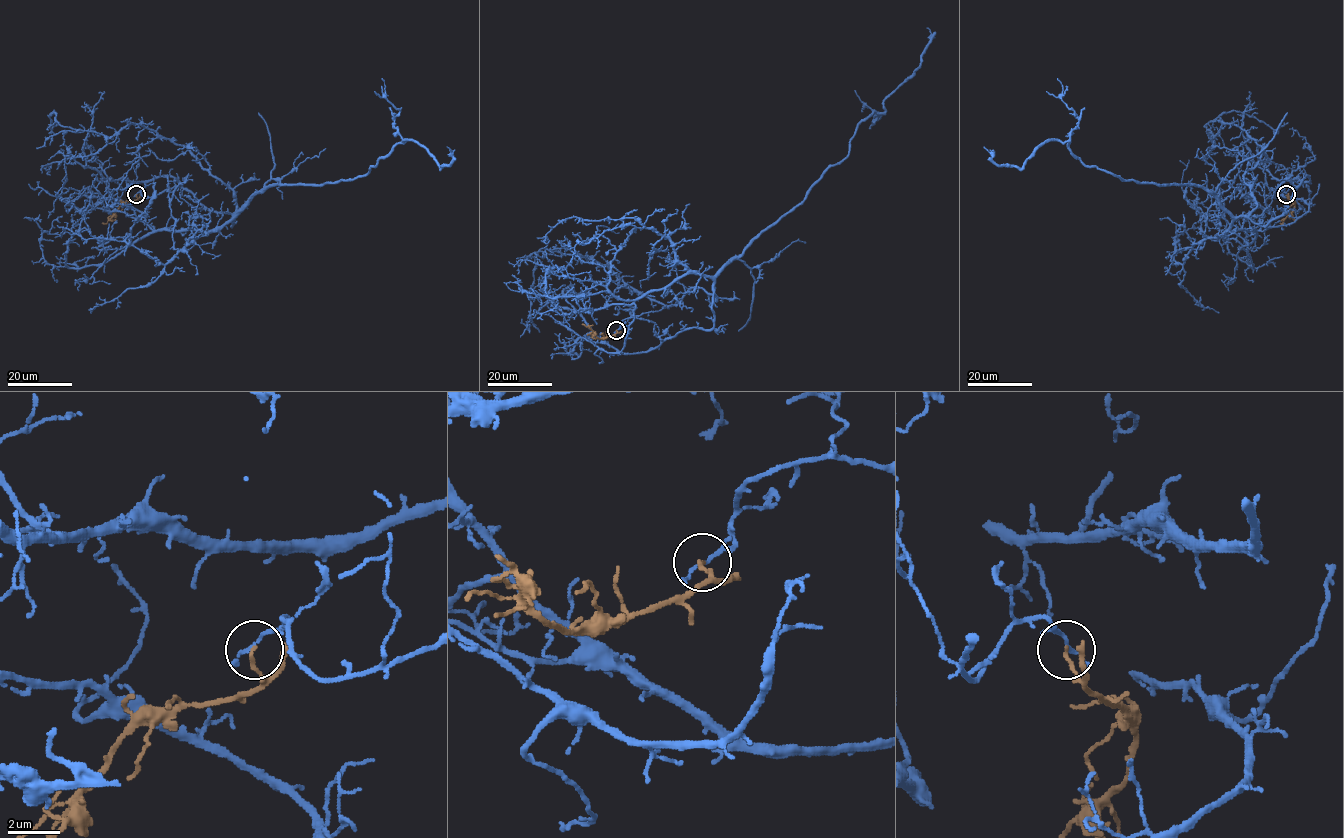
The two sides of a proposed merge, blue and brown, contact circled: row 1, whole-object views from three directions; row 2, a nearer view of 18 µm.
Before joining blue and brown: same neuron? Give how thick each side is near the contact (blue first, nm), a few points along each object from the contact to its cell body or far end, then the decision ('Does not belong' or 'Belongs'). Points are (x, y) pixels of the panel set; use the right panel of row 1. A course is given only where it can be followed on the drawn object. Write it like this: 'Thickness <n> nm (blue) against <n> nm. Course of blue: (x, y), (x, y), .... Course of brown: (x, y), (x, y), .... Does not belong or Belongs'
Thickness 90 nm (blue) against 140 nm. Course of blue: (1286, 194), (1262, 226), (1067, 141), (1021, 168), (984, 146). Course of brown: (1286, 194), (1294, 209), (1280, 223). Does not belong

